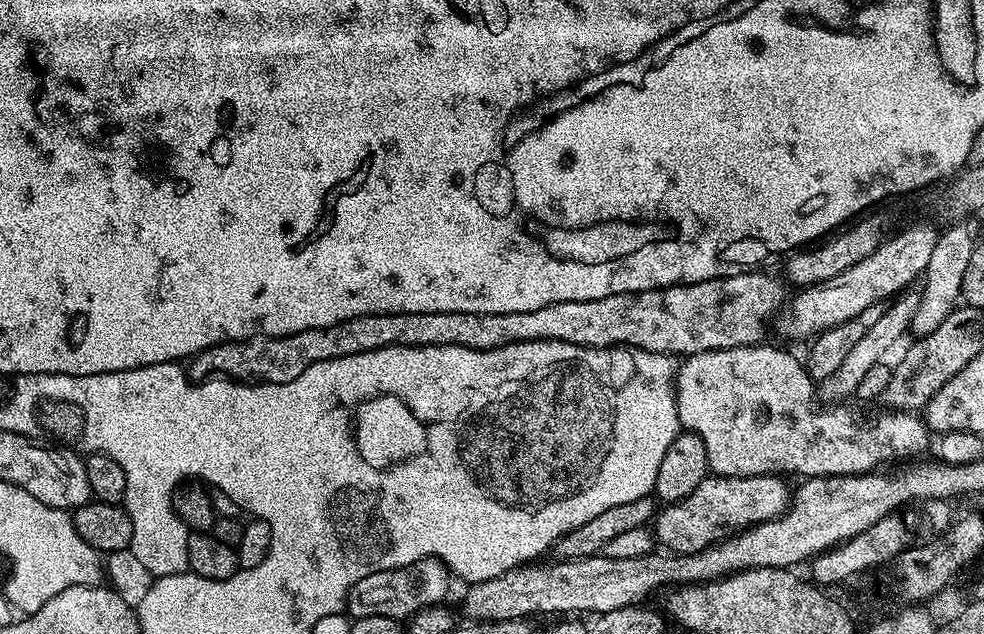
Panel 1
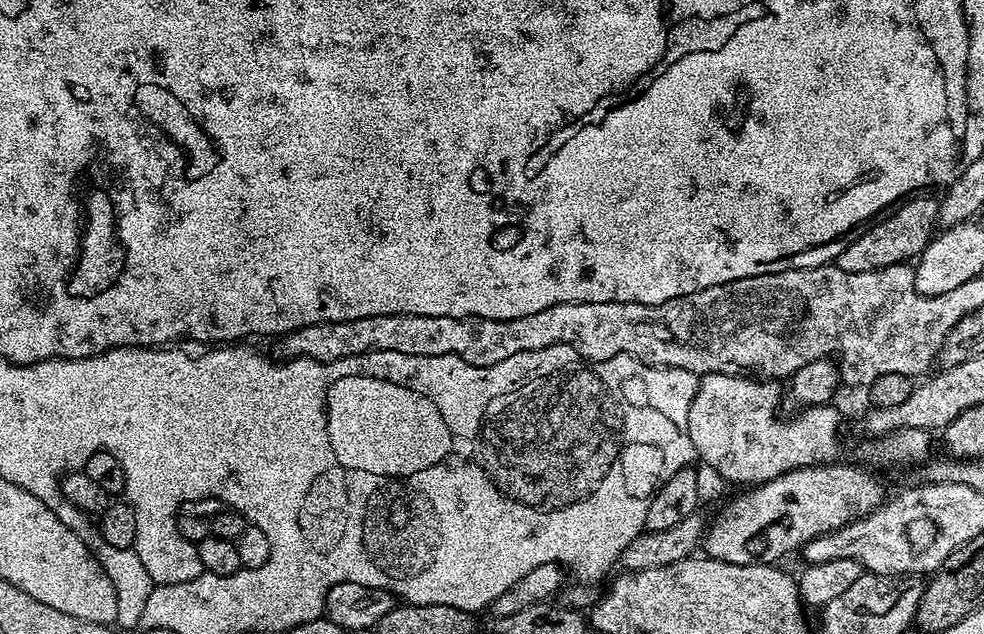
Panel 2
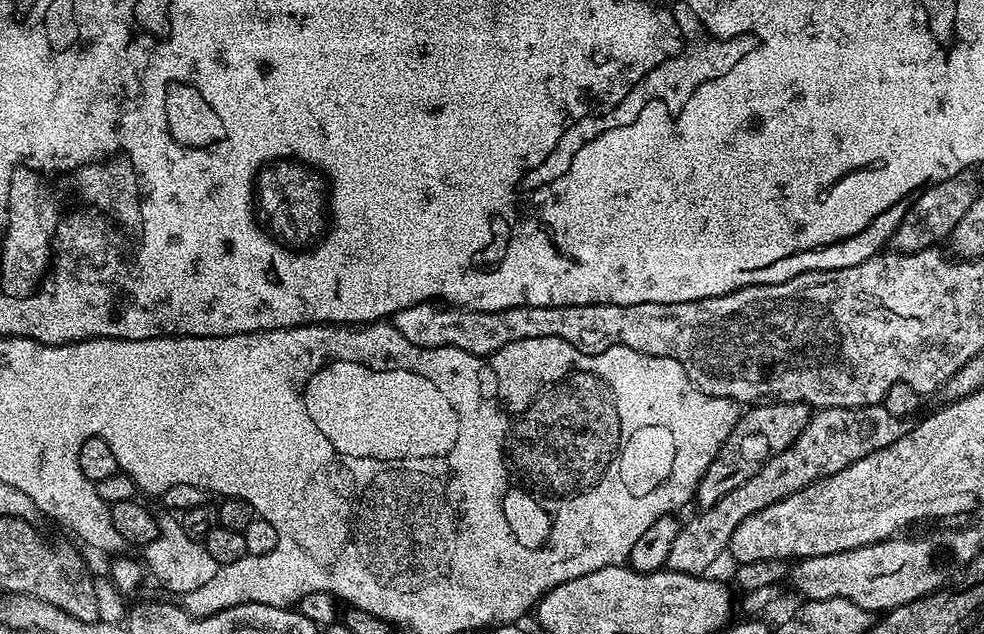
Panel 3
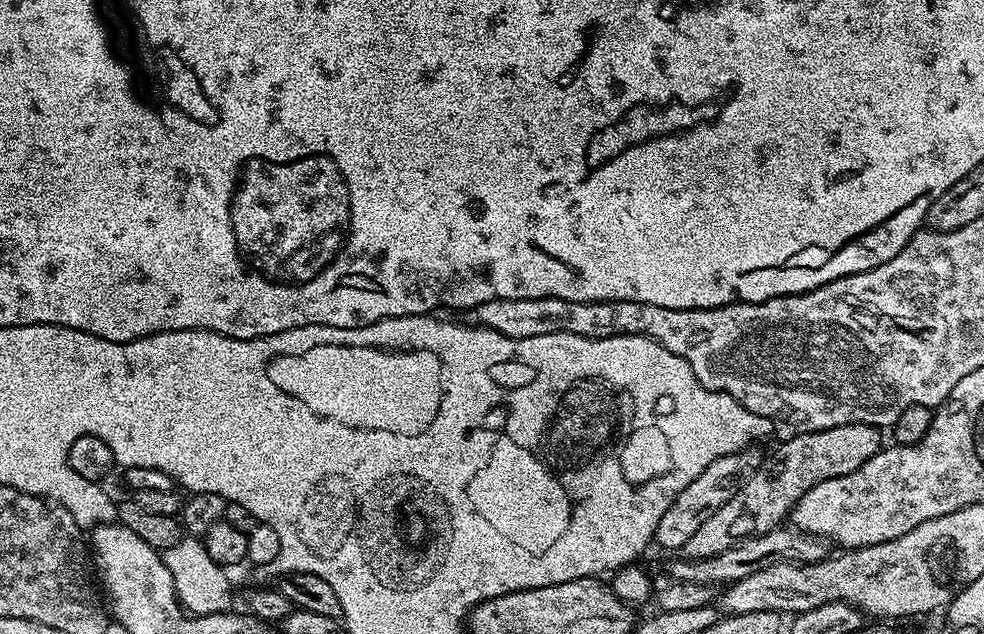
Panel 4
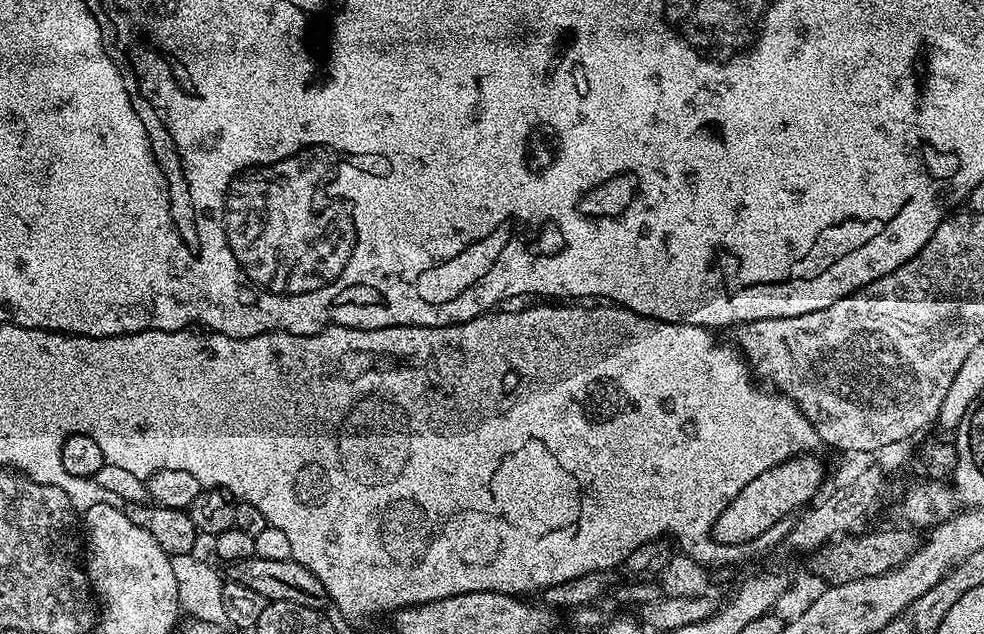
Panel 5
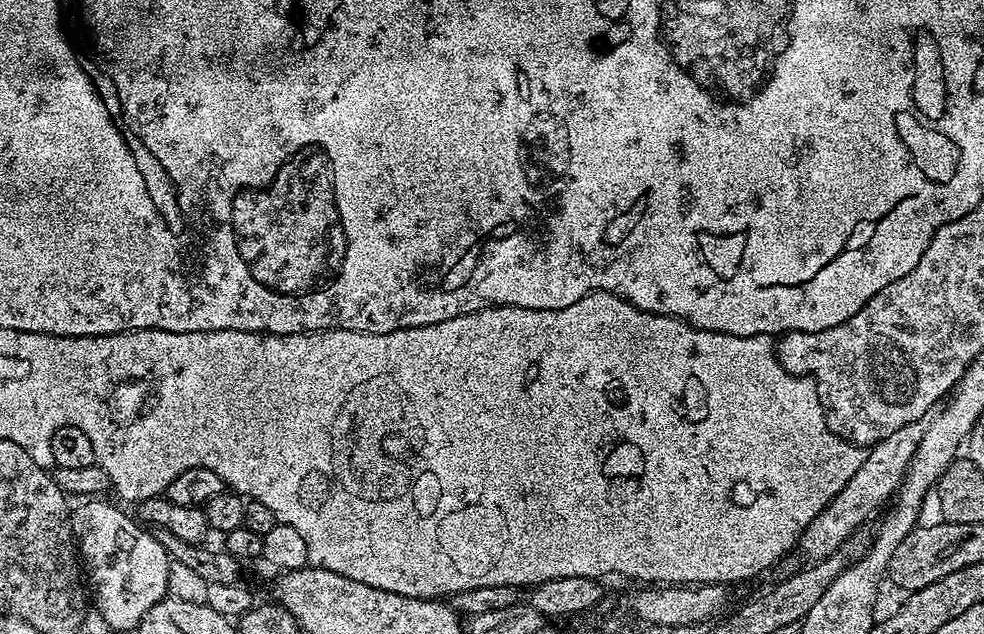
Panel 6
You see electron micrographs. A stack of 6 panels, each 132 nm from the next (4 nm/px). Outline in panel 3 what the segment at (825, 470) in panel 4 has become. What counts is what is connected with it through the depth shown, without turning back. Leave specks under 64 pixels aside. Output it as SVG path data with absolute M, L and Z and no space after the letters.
M871 404L865 408L819 409L786 450L770 458L752 478L726 494L716 505L697 511L693 520L683 521L678 538L674 538L674 546L670 546L667 571L691 576L707 573L707 568L720 555L725 555L734 530L746 522L750 514L758 514L758 510L766 510L766 506L774 506L774 502L790 498L790 494L816 480L838 474L838 470L846 470L846 466L858 462L858 458L866 458L866 454L894 446L894 442L905 436L909 427L908 420L894 418L894 414L890 414L883 404Z

